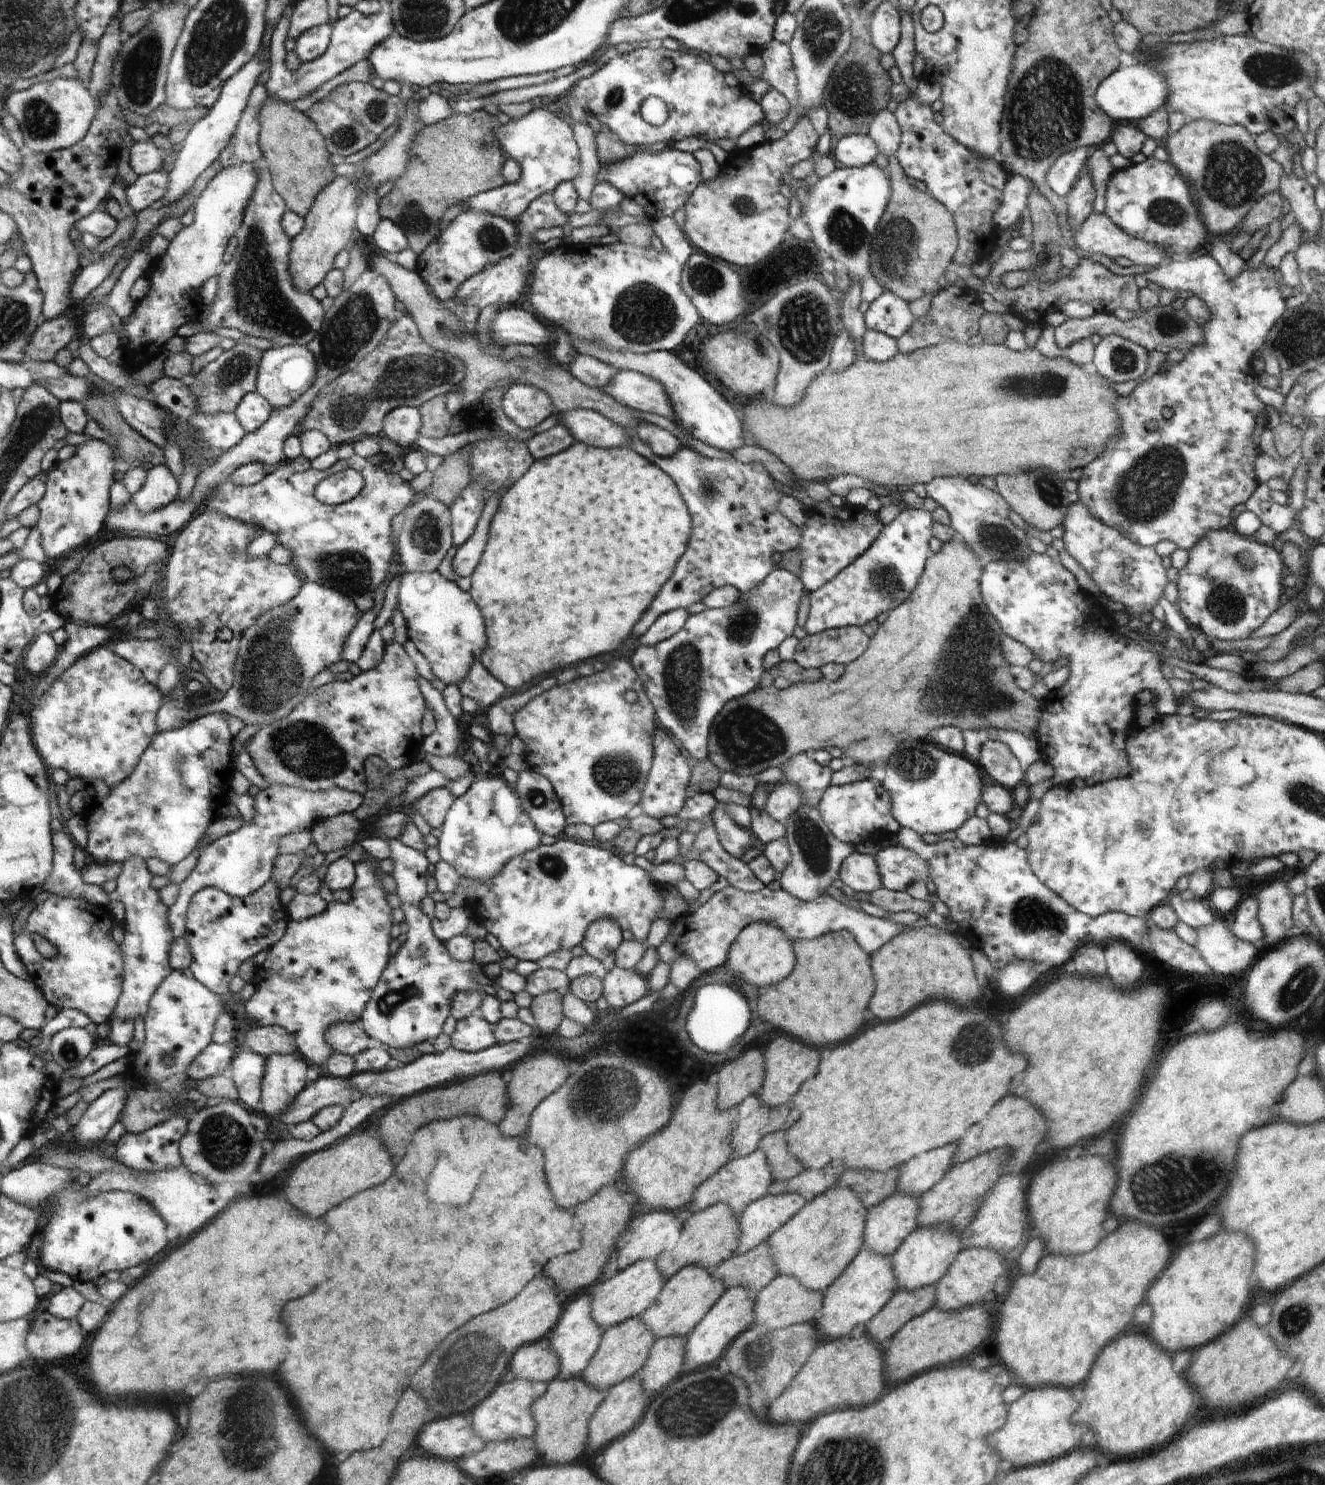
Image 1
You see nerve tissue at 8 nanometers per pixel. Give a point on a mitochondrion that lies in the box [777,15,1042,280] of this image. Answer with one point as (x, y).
(853, 94)

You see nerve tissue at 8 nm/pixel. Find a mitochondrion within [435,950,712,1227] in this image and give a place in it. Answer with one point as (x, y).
(618, 1088)

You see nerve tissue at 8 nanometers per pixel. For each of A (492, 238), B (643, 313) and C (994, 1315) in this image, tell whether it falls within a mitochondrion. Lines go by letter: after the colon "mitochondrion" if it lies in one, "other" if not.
A: mitochondrion
B: mitochondrion
C: other

